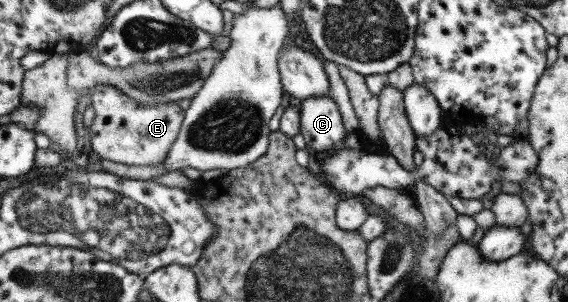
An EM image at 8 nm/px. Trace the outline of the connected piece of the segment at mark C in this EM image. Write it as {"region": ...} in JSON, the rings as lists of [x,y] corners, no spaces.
{"region":[[[329,96],[301,101],[301,134],[313,152],[328,152],[344,147],[342,138],[349,132],[336,100]]]}

